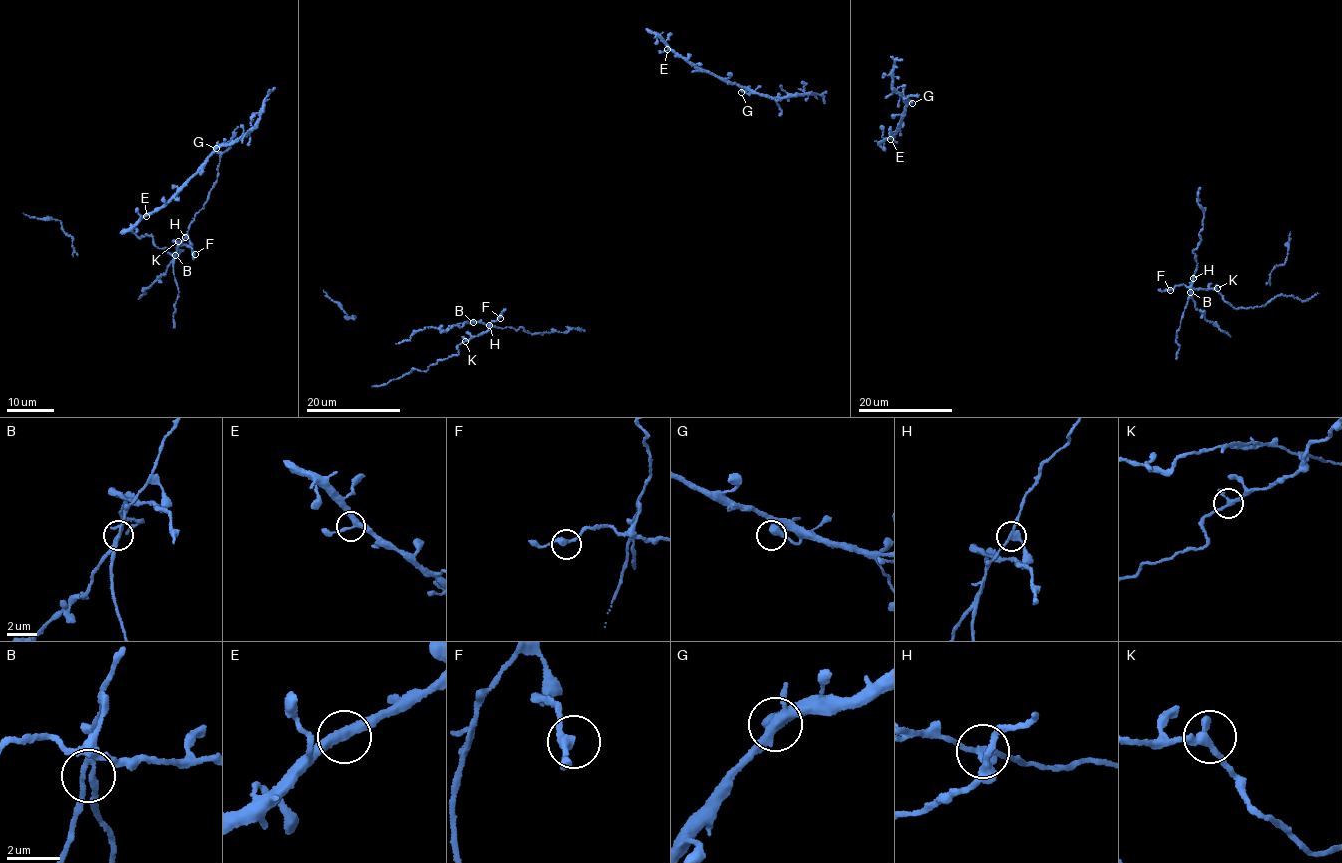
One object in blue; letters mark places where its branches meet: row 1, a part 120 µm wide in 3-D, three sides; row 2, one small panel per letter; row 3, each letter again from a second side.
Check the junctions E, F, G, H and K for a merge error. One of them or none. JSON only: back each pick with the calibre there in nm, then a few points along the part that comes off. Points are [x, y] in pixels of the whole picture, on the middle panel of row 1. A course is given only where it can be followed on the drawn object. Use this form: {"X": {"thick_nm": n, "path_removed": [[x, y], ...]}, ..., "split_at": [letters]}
{"H": {"thick_nm": 240}, "split_at": ["H"]}

